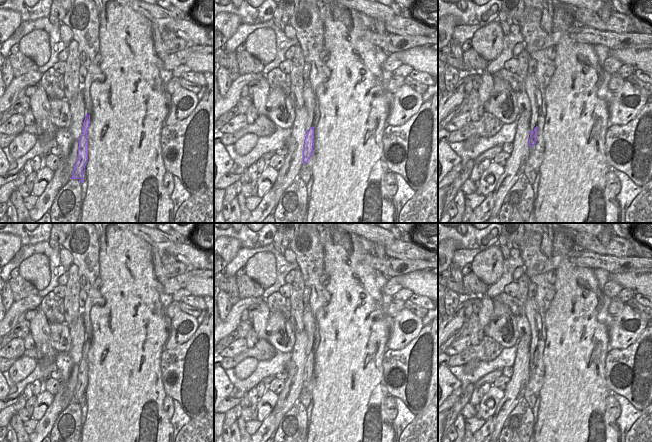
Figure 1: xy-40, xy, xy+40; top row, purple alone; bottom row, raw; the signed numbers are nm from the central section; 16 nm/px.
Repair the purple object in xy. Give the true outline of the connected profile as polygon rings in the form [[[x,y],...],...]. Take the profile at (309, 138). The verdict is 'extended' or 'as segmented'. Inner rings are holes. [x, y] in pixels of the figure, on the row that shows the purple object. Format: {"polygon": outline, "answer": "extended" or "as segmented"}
{"polygon": [[[305,82],[304,84],[303,98],[308,112],[308,118],[306,123],[306,136],[304,140],[304,149],[303,149],[303,164],[304,164],[307,163],[308,160],[310,159],[314,147],[313,118],[314,118],[314,109],[316,106],[316,94],[308,82]]], "answer": "extended"}

